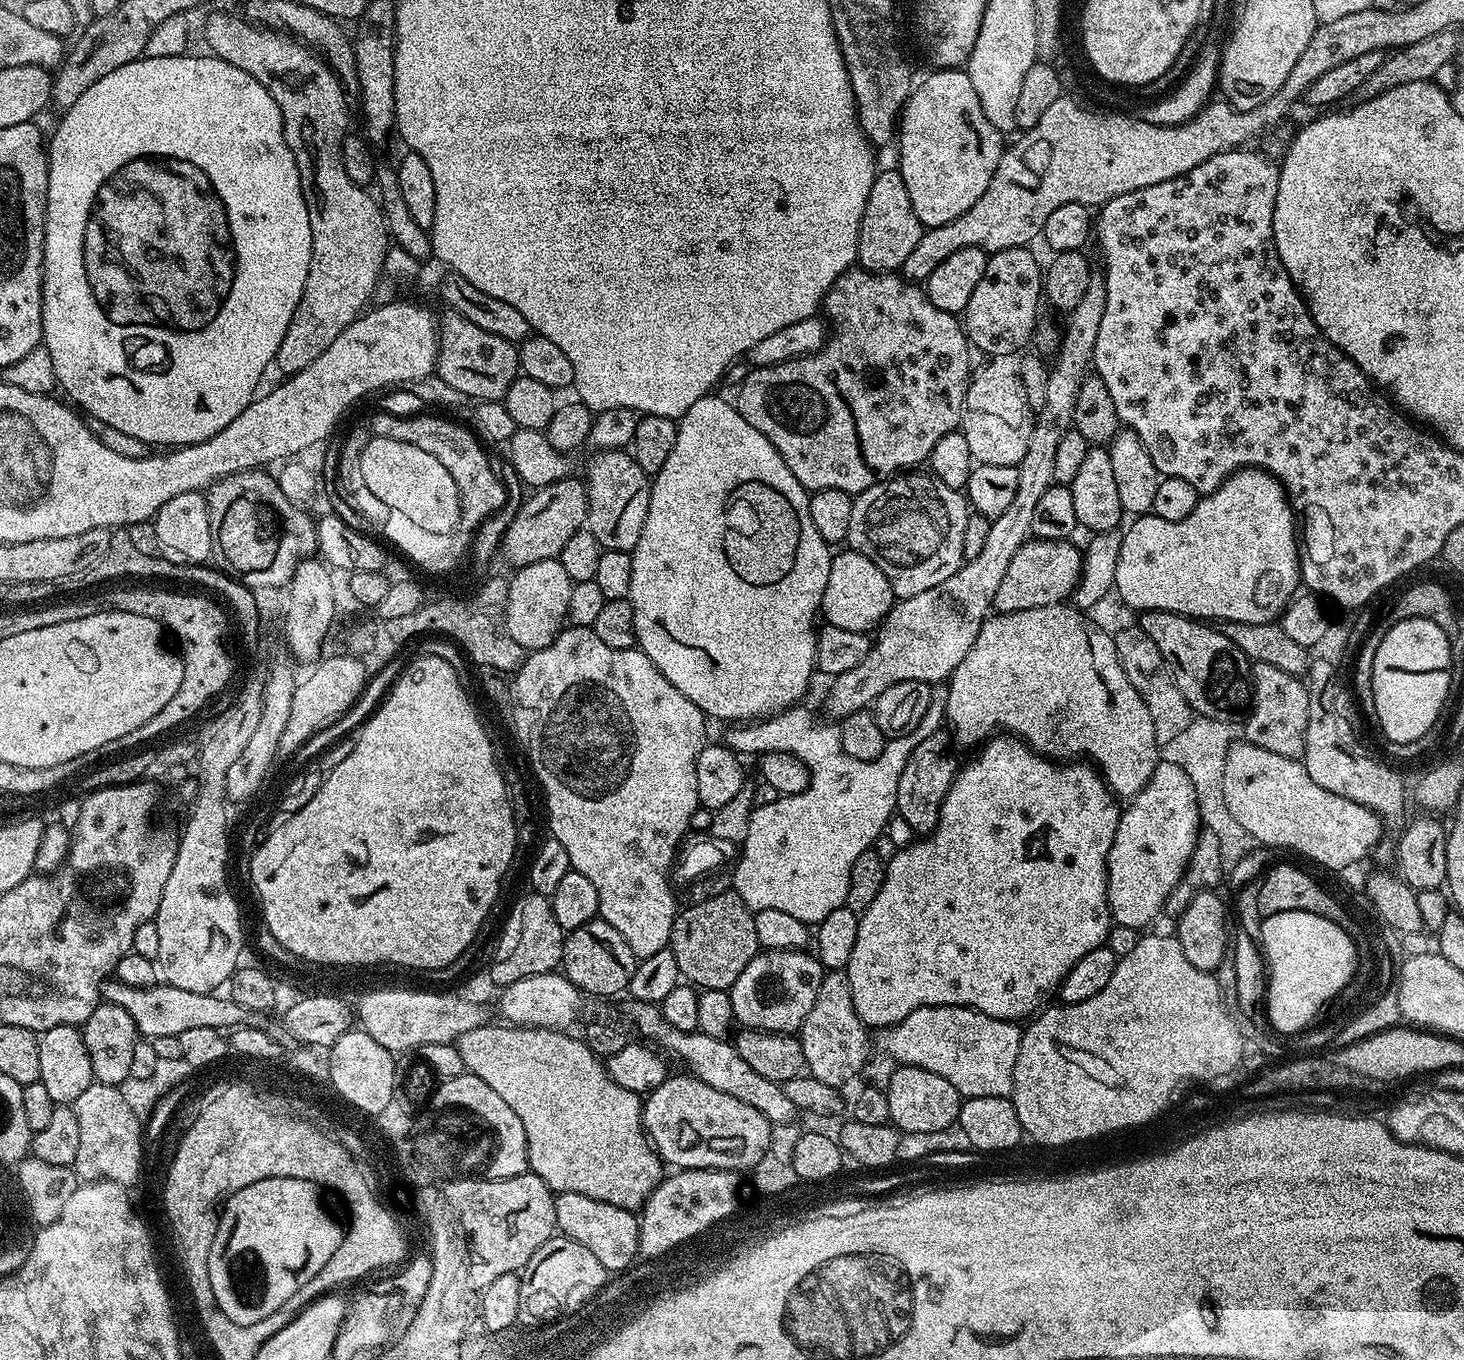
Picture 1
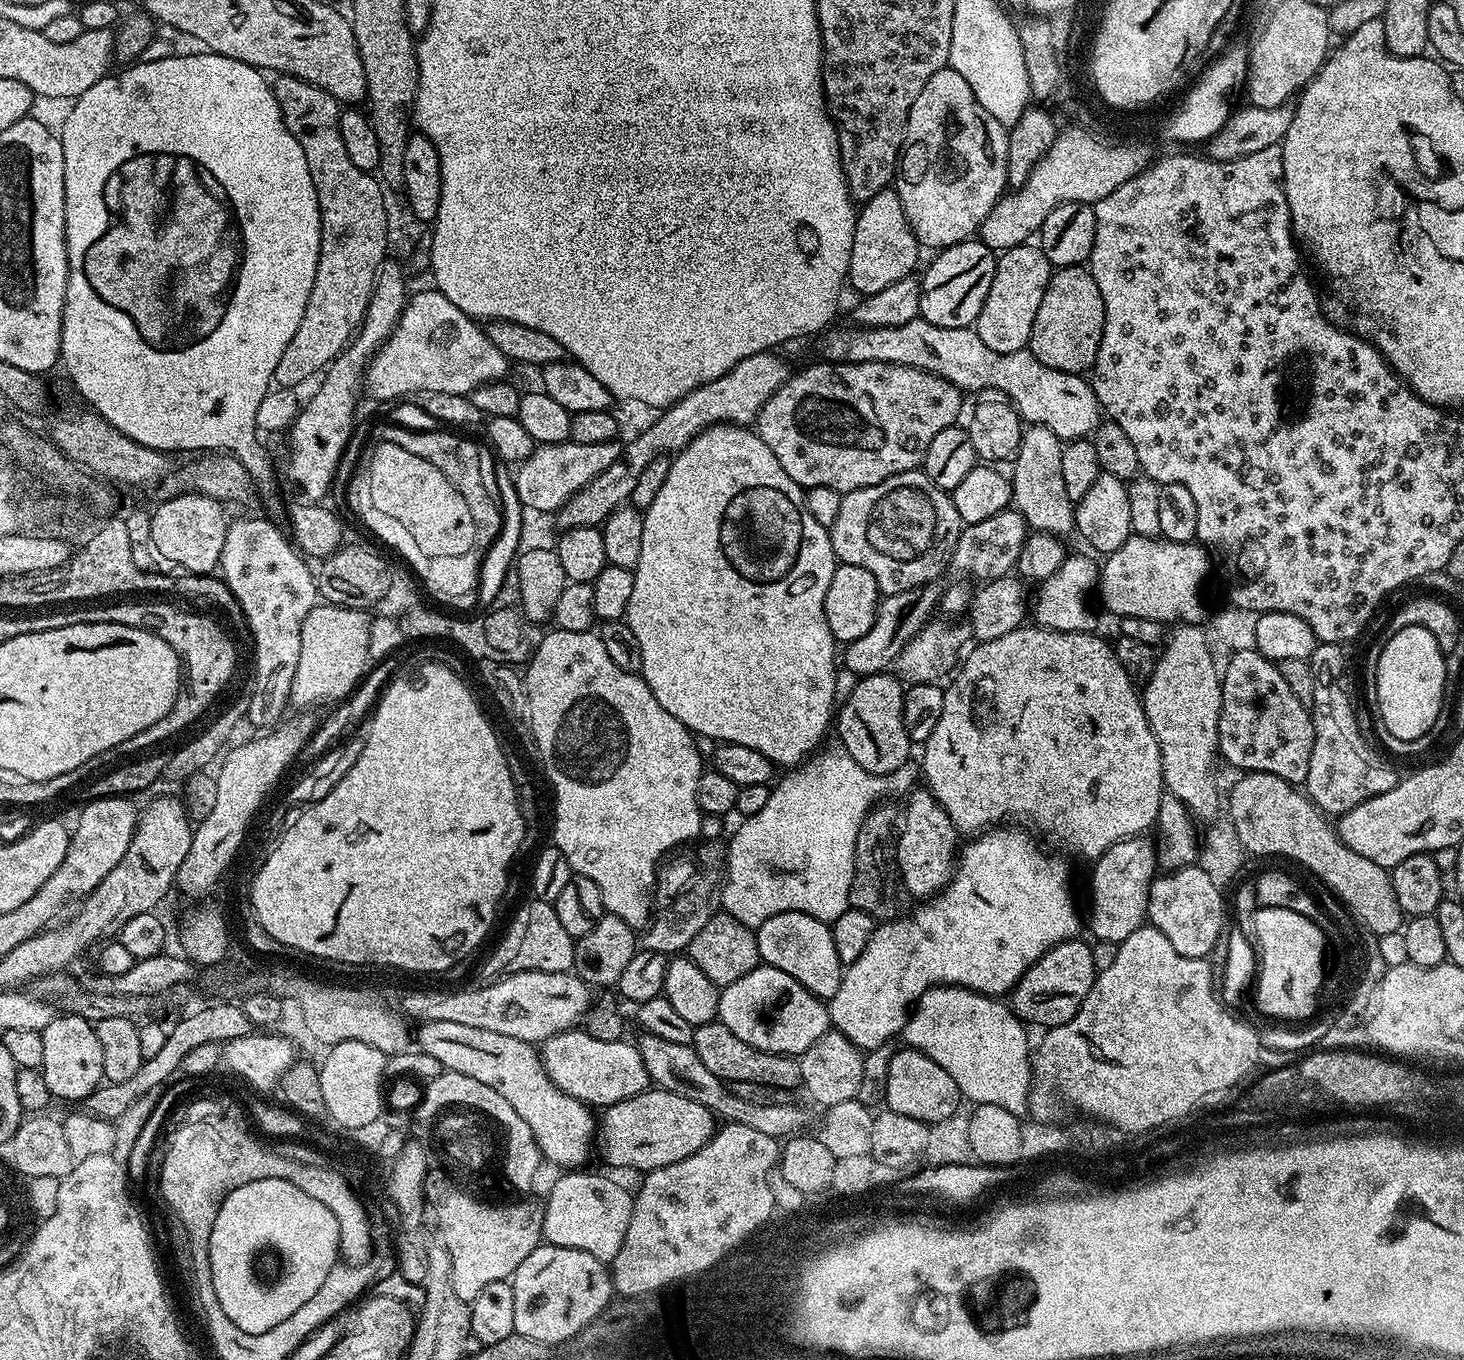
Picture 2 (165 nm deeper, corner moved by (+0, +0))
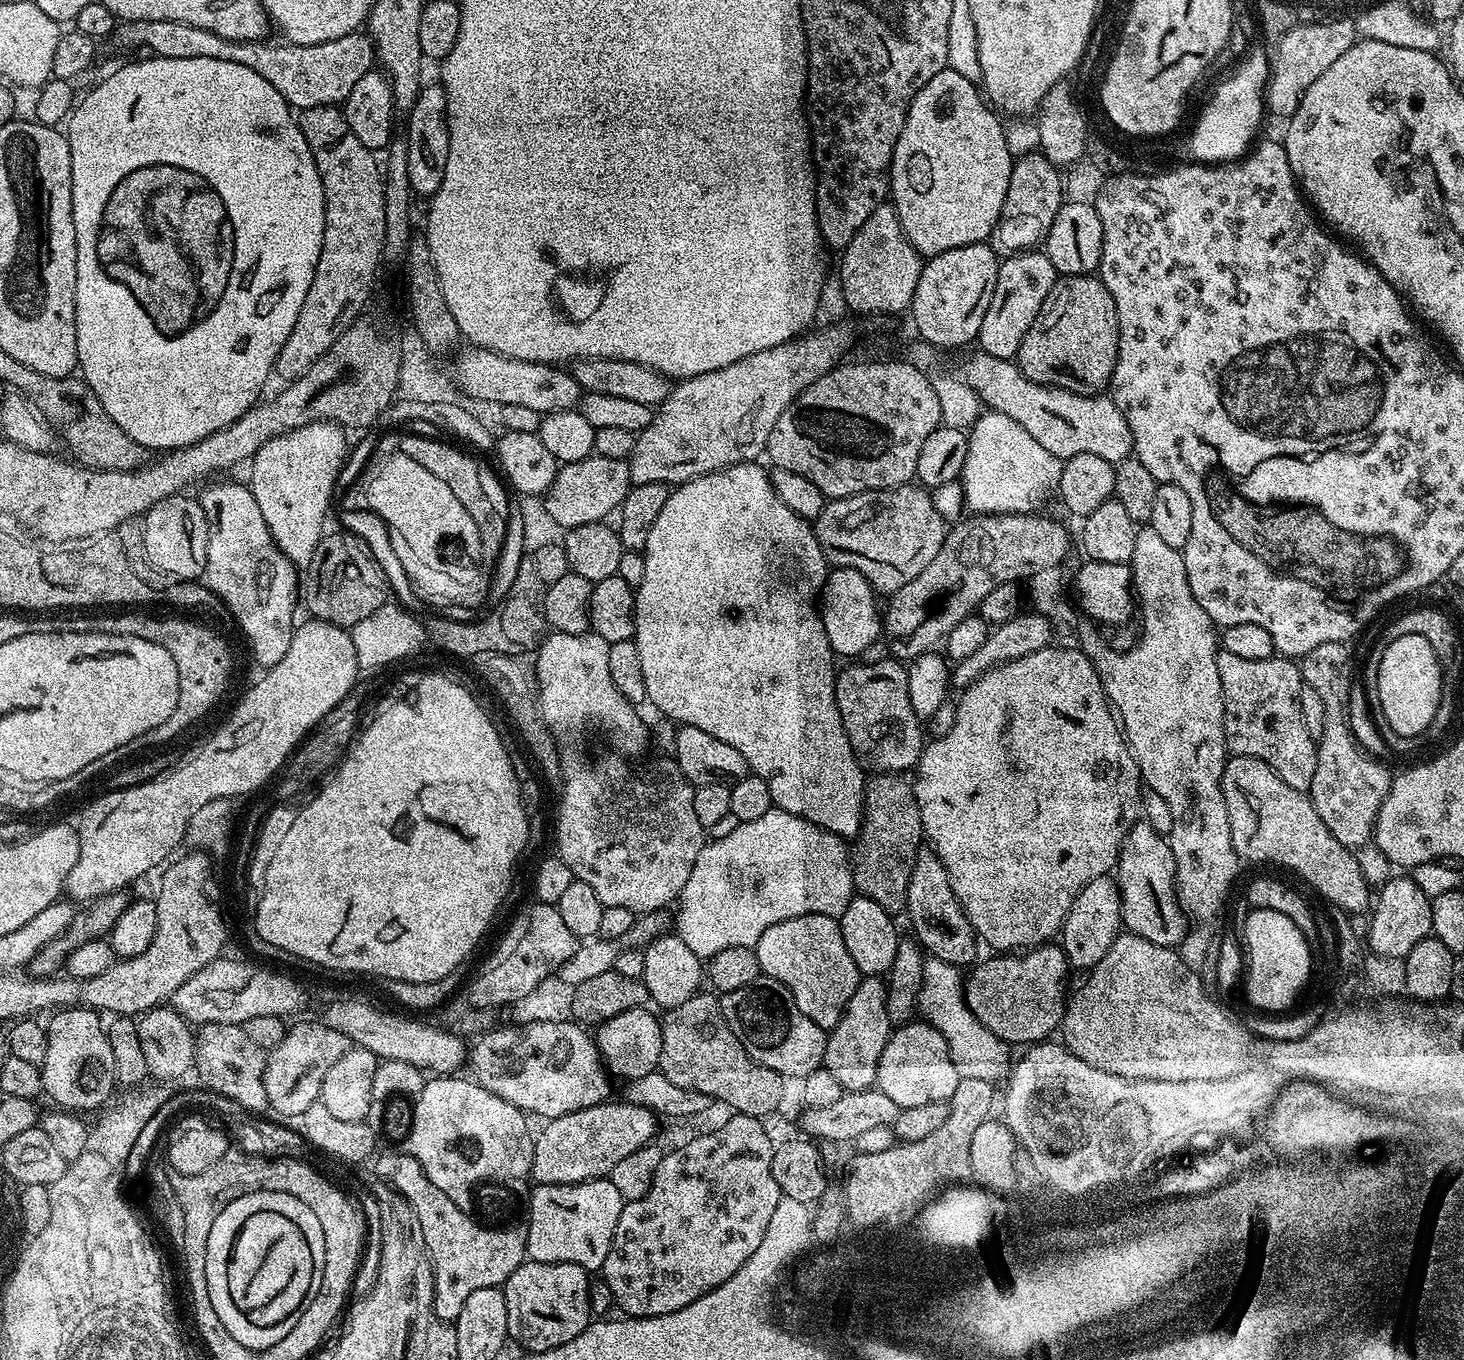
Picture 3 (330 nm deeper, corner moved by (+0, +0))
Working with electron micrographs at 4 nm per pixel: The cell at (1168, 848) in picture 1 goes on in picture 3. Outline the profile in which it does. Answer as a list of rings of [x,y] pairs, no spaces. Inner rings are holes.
[[[1111,875],[1094,878],[1074,898],[1068,916],[1064,919],[1062,929],[1062,947],[1069,965],[1073,969],[1093,969],[1102,958],[1106,958],[1106,950],[1114,946],[1114,942],[1122,935],[1120,919],[1120,888]]]

